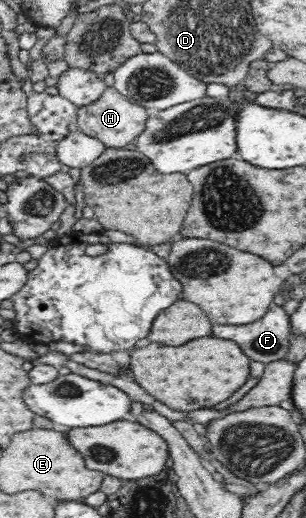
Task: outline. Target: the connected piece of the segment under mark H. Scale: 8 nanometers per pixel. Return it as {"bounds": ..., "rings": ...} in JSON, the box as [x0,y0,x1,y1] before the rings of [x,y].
{"bounds":[78,87,150,149],"rings":[[[106,87],[105,92],[91,104],[78,107],[78,132],[97,139],[105,147],[119,149],[133,143],[146,128],[150,112],[132,99],[123,96],[114,87]]]}

